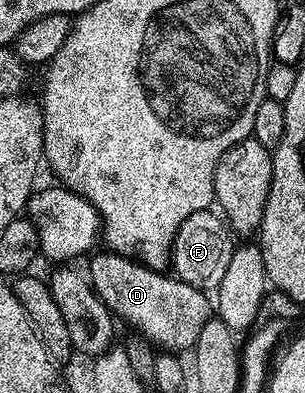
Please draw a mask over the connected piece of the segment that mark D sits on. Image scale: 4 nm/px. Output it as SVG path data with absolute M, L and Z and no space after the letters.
M95 252L85 269L95 295L120 323L128 322L134 333L163 352L184 352L194 347L201 328L213 317L213 302L204 291L179 277L160 272L123 254Z

